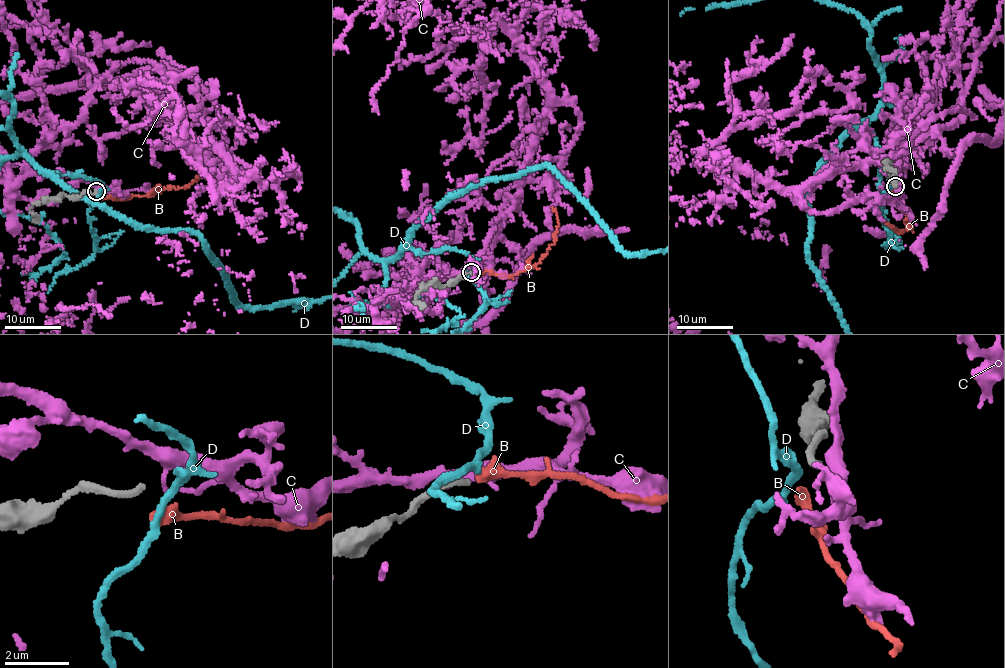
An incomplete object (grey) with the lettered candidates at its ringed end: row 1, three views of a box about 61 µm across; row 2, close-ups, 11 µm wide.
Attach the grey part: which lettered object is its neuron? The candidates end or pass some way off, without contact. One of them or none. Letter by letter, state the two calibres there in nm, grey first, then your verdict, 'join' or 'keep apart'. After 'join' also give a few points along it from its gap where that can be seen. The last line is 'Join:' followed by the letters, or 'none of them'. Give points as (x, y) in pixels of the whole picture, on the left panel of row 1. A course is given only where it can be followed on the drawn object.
B: 190 nm thick on the grey side, 400 nm on the other; keep apart
C: 190 nm thick on the grey side, 280 nm on the other; keep apart
D: 190 nm thick on the grey side, 200 nm on the other; keep apart
Join: none of them

